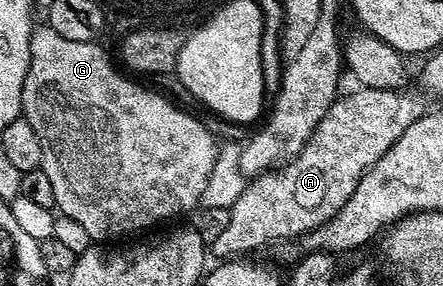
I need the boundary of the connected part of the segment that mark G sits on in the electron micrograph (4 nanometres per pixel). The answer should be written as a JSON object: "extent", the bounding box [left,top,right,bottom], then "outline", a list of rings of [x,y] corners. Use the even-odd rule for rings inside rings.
{"extent":[22,26,218,242],"outline":[[[51,26],[45,28],[37,27],[32,33],[31,54],[32,61],[28,64],[28,77],[24,79],[24,90],[22,92],[22,112],[34,126],[38,138],[42,142],[42,154],[44,155],[44,173],[54,182],[54,198],[56,208],[65,216],[74,218],[86,229],[86,234],[94,242],[116,242],[119,236],[132,236],[143,228],[152,228],[179,212],[188,212],[192,207],[195,209],[200,204],[200,195],[206,190],[206,182],[210,178],[210,170],[214,170],[214,162],[218,151],[218,143],[208,133],[208,128],[200,120],[195,120],[188,112],[175,108],[164,96],[143,88],[131,80],[131,75],[123,76],[118,69],[112,65],[112,60],[99,48],[99,43],[90,40],[71,40],[58,33]]]}

